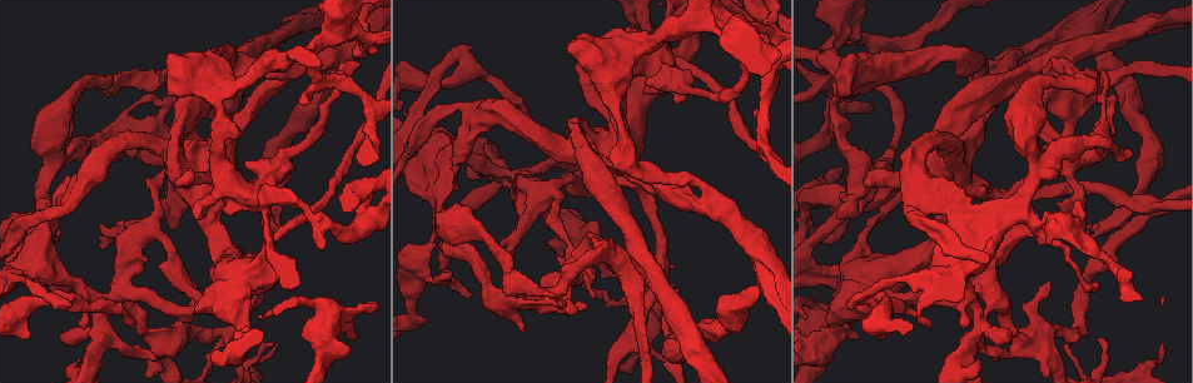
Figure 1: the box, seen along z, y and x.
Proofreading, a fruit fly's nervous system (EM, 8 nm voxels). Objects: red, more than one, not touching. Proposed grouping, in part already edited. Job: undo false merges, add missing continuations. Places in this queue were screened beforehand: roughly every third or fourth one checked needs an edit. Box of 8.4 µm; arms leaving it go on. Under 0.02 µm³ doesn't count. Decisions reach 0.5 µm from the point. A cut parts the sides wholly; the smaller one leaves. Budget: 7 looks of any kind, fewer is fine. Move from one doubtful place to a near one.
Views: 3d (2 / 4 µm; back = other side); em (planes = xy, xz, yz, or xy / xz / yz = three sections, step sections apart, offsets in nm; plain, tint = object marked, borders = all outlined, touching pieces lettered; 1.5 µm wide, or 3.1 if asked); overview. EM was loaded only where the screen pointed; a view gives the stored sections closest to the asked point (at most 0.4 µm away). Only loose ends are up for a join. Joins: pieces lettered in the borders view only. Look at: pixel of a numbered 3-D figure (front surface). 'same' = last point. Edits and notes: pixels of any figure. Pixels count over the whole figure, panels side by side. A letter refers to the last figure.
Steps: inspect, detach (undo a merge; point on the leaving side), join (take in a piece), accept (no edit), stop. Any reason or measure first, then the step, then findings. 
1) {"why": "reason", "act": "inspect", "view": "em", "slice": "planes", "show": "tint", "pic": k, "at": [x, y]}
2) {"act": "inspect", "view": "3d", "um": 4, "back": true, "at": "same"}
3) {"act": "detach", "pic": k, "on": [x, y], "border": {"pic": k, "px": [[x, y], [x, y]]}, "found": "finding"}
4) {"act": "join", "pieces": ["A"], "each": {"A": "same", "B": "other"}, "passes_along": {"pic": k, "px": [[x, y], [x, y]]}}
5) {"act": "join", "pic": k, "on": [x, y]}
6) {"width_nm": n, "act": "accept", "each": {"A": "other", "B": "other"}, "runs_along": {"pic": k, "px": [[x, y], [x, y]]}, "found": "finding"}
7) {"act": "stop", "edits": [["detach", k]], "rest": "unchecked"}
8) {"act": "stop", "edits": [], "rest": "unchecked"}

{"why": "closes a loop", "act": "inspect", "view": "em", "slice": "xz", "step": 8, "show": "tint", "pic": 1, "at": [97, 322]}

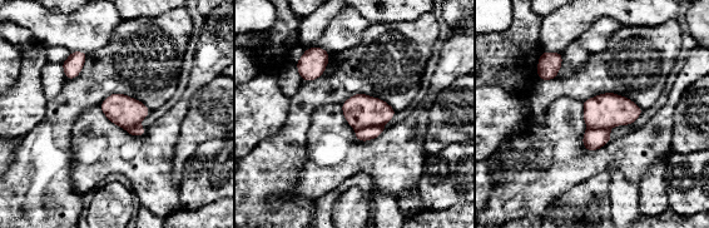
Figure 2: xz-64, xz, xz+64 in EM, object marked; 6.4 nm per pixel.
{"act": "inspect", "view": "em", "slice": "xz", "step": 8, "show": "borders", "at": "same"}

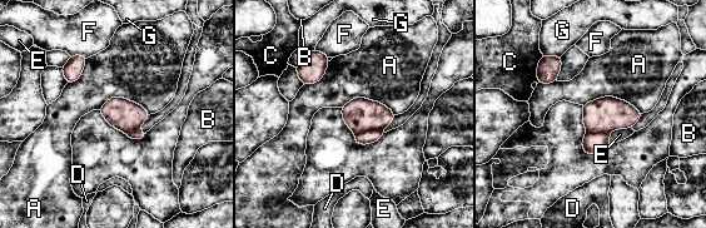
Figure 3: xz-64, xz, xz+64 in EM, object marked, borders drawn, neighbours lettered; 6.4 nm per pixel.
{"act": "detach", "pic": 3, "on": [363, 138], "each": {"A": "other", "B": "other", "C": "other", "D": "other", "E": "other", "F": "other", "G": "other"}, "border": {"pic": 3, "px": [[382, 129], [361, 130], [357, 133]]}, "found": "a second neuron is stuck on"}

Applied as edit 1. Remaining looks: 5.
{"why": "redraw", "act": "inspect", "view": "overview"}

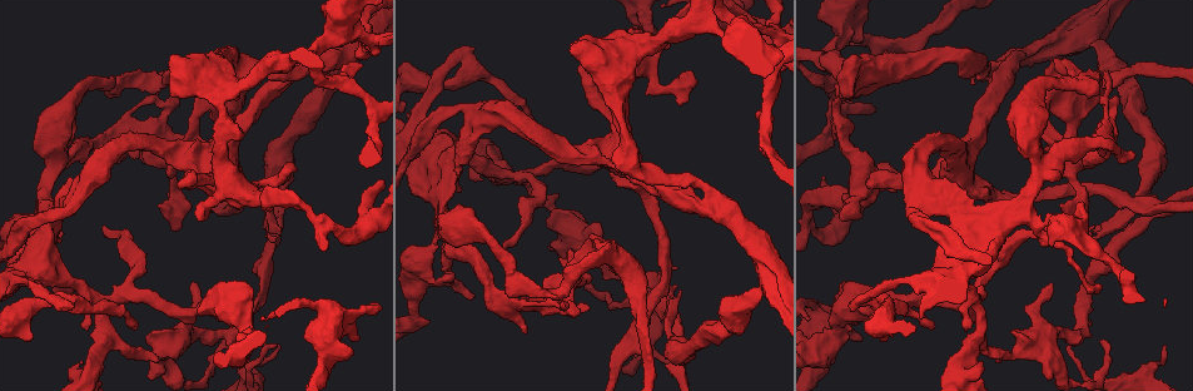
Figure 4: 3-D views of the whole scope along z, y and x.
{"why": "long arm stops here", "act": "inspect", "view": "3d", "um": 4, "pic": 4, "at": [1102, 340]}

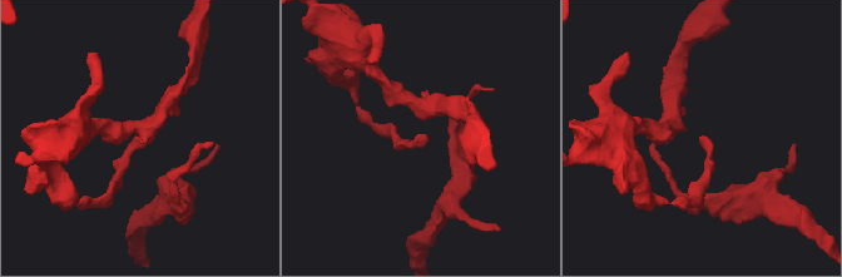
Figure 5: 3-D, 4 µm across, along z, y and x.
{"why": "need the tissue", "act": "inspect", "view": "em", "slice": "planes", "show": "borders", "pic": 5, "at": [702, 137]}

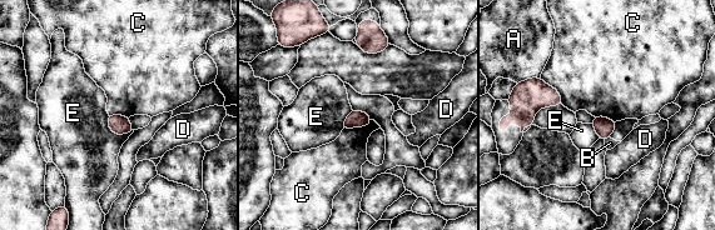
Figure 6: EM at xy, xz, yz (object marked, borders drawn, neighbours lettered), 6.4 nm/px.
{"width_nm": 110, "act": "accept", "each": {"A": "other", "B": "other", "C": "other", "D": "other", "E": "other"}, "found": "no lettered piece goes on from it"}

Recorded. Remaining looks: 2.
{"act": "stop", "edits": [["detach", 3]], "rest": "unchecked"}

